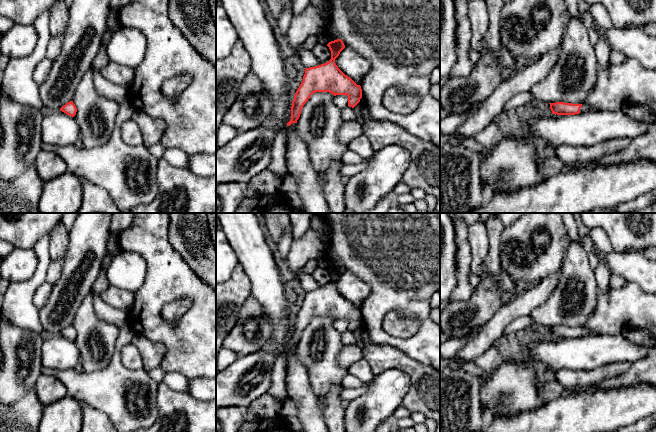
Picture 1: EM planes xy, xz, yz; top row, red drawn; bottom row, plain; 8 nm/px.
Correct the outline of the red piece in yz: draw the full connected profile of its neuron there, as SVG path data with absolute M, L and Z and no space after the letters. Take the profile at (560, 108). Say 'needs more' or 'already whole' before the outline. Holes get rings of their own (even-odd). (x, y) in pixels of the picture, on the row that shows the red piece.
needs more | M556 102L549 104L552 114L557 114L557 115L575 115L579 113L596 111L593 108L584 104L572 104L564 102Z

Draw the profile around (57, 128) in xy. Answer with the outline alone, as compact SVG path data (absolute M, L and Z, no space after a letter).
M60 110L46 112L41 122L41 139L45 144L56 146L78 144L78 123L74 117Z

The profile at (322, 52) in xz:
M318 43L311 49L311 52L317 58L320 65L329 62L331 59L331 51L325 44Z

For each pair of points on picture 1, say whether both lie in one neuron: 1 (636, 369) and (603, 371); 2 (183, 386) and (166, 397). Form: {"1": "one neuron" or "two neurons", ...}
{"1": "two neurons", "2": "two neurons"}

